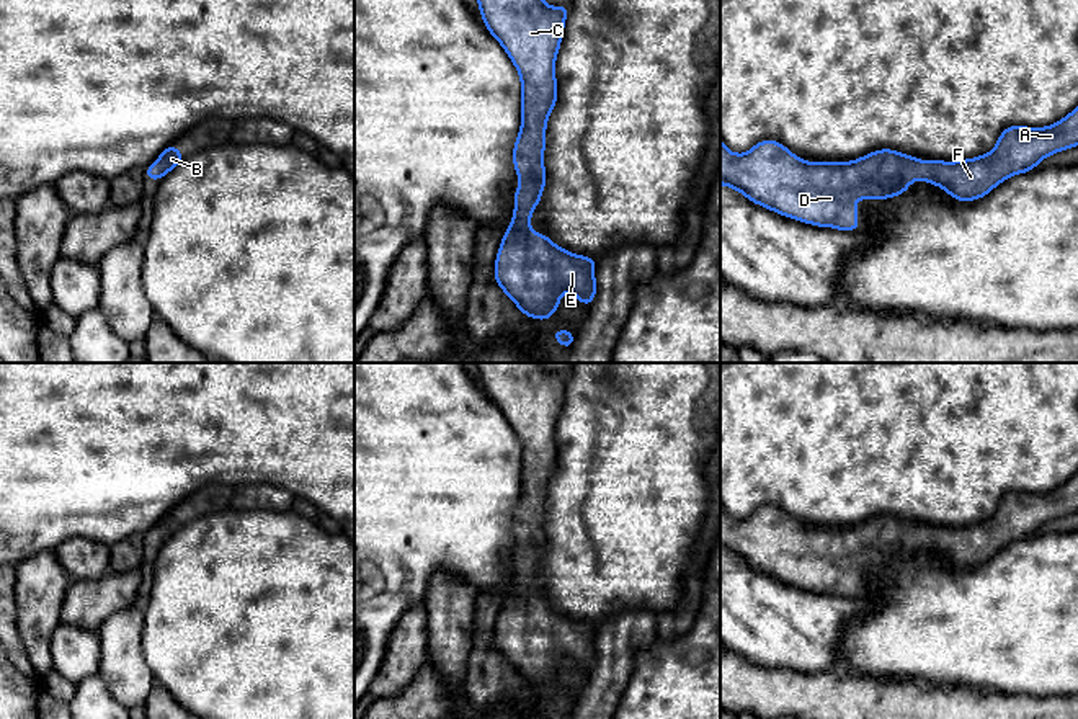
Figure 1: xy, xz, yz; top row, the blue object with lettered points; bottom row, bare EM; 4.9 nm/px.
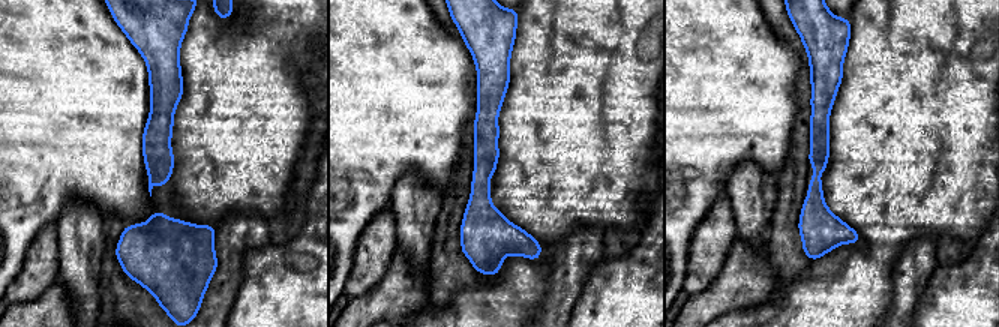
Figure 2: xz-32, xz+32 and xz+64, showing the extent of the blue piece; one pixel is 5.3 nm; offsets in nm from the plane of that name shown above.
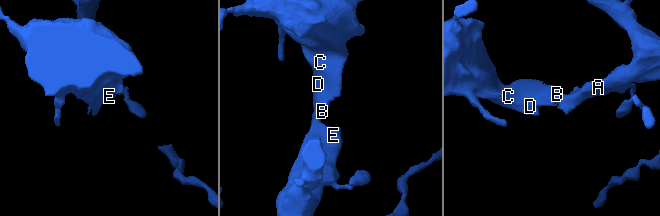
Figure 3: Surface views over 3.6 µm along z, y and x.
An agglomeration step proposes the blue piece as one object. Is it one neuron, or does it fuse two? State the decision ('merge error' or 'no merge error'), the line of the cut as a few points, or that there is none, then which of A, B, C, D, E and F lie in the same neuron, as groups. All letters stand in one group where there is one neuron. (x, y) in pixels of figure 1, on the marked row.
no merge error; no cut; A B C D E F

